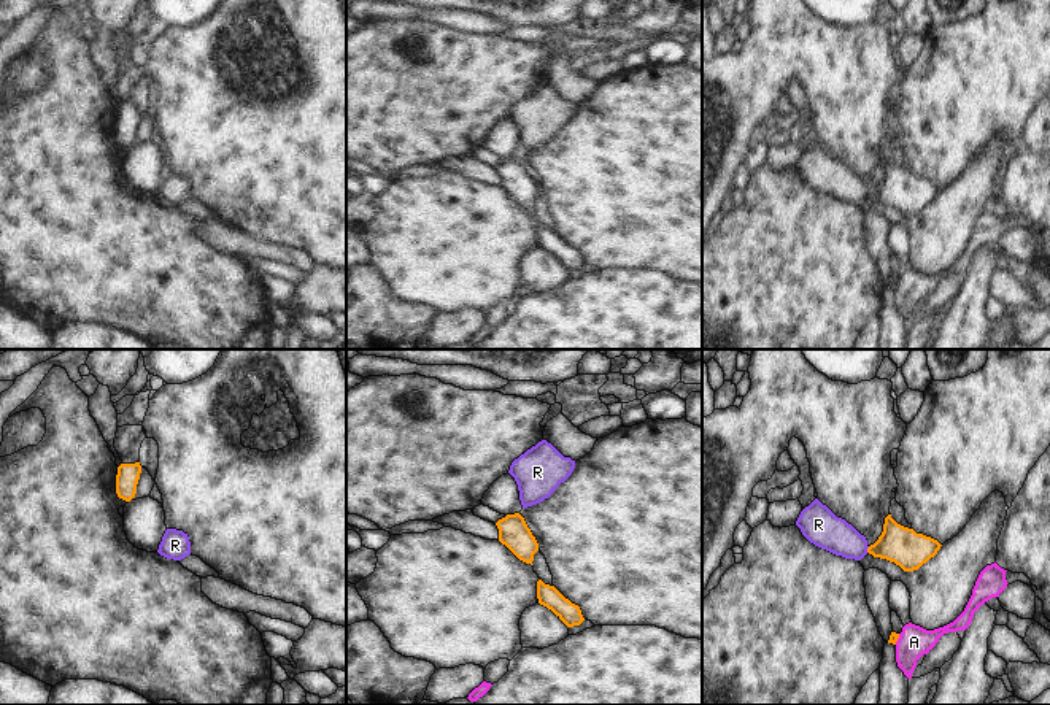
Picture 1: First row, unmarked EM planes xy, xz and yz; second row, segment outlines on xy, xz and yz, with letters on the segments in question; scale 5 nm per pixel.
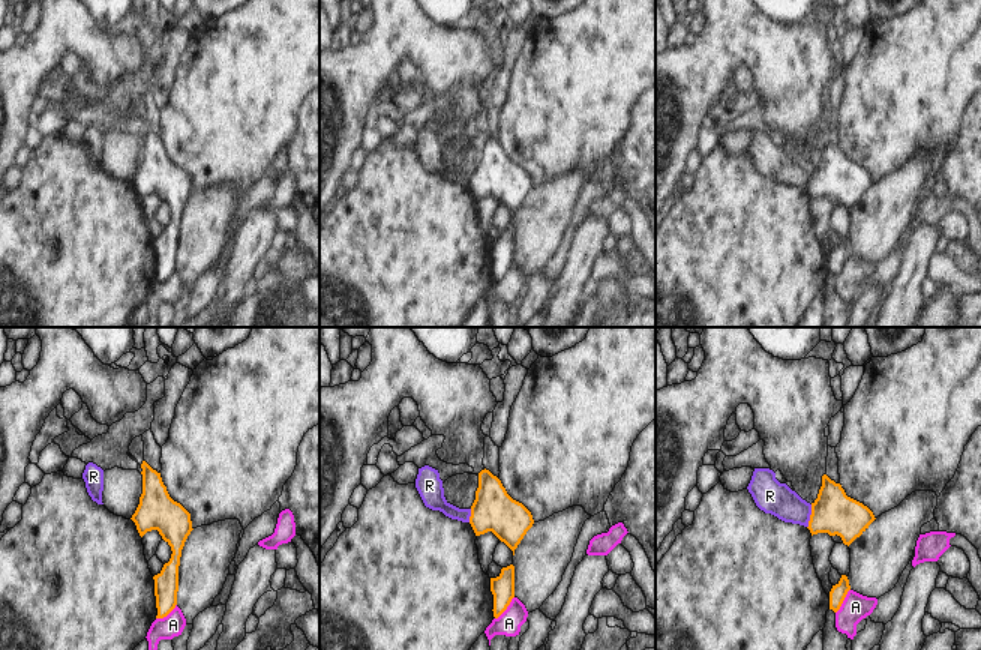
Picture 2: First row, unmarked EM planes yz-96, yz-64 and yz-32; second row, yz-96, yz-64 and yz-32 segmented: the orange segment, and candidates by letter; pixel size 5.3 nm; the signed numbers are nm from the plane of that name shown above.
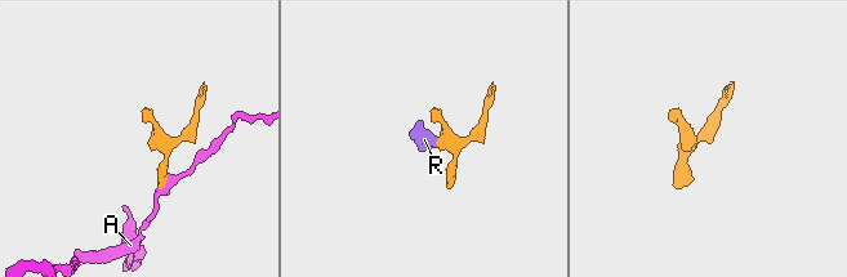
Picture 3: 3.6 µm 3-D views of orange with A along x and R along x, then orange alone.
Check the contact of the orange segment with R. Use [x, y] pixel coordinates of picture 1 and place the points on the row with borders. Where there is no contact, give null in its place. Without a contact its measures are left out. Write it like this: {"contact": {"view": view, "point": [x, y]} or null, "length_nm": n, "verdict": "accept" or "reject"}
{"contact": {"view": "yz", "point": [868, 550]}, "length_nm": 40, "verdict": "reject"}

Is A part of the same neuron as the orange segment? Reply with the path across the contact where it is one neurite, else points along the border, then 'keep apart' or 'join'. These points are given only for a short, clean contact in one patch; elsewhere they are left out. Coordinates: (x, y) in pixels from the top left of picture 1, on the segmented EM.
border yz (899, 634), (895, 643); keep apart

